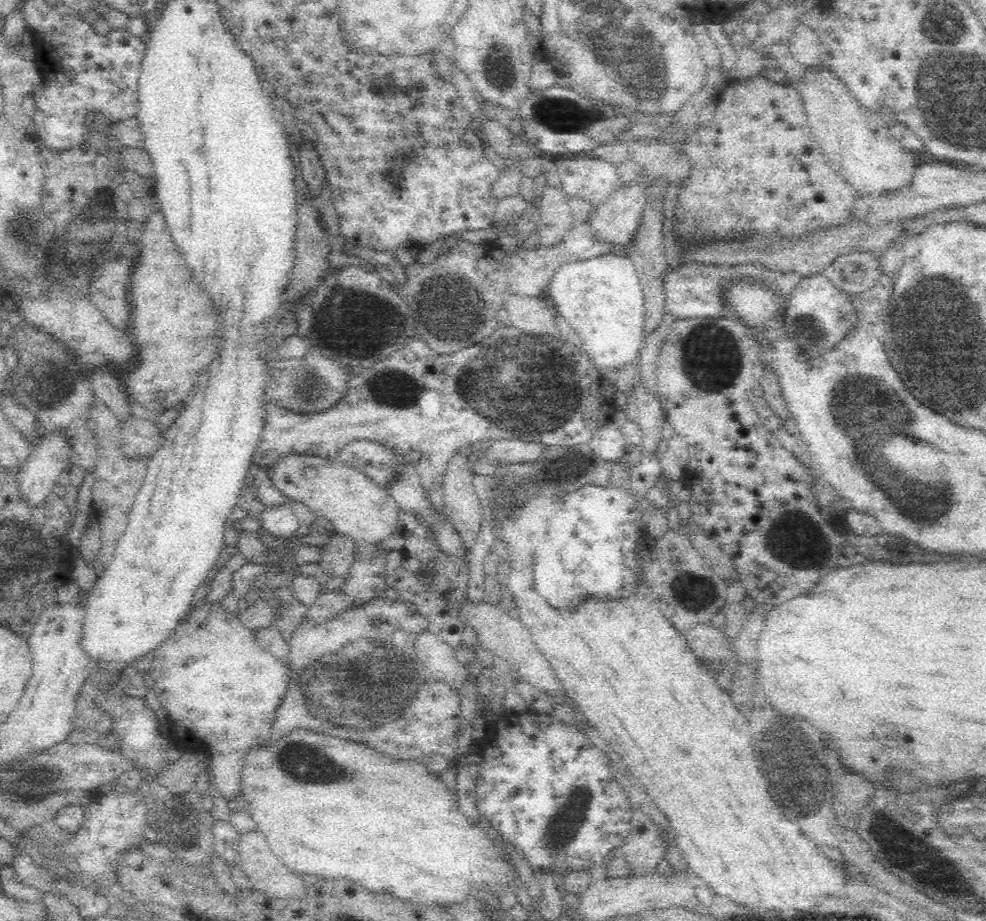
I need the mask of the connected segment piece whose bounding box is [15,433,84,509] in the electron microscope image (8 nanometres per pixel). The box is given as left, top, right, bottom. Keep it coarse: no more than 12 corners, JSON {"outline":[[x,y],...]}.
{"outline":[[50,433],[16,474],[26,509],[44,506],[62,472],[83,461]]}

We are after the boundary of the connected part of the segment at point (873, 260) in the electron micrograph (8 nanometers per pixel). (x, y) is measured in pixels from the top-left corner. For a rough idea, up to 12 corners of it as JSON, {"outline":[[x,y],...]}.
{"outline":[[842,254],[819,274],[846,295],[870,288],[883,257]]}

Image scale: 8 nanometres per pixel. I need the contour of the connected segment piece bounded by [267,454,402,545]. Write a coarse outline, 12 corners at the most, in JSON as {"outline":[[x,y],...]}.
{"outline":[[276,455],[282,494],[354,544],[380,545],[402,511],[387,489],[320,455]]}

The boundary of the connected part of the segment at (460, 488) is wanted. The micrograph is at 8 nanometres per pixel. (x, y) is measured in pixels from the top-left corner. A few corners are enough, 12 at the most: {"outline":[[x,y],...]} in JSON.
{"outline":[[452,457],[446,511],[462,542],[477,538],[480,514],[464,457]]}

